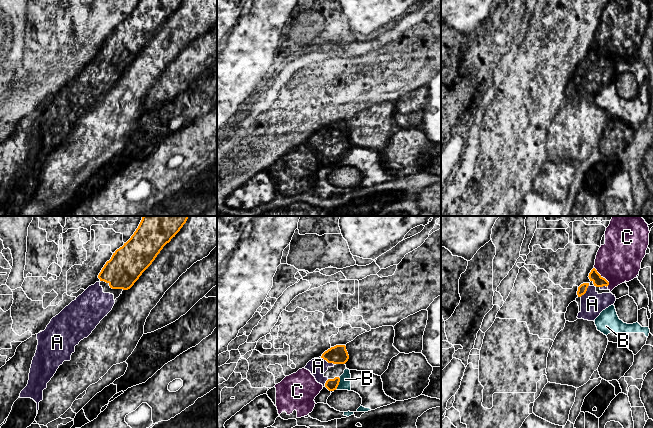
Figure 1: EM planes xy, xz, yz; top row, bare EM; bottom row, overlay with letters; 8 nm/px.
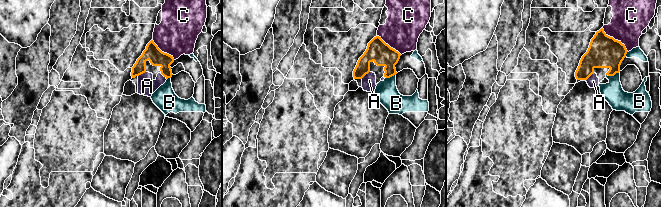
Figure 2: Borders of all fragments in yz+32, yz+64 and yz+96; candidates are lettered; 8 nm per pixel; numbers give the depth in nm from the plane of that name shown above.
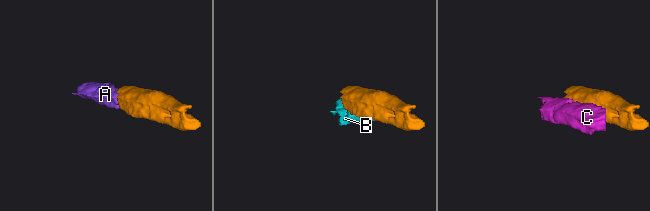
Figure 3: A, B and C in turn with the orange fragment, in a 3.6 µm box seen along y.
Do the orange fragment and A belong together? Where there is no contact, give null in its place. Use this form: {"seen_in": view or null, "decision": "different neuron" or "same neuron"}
{"seen_in": "xz", "decision": "same neuron"}

